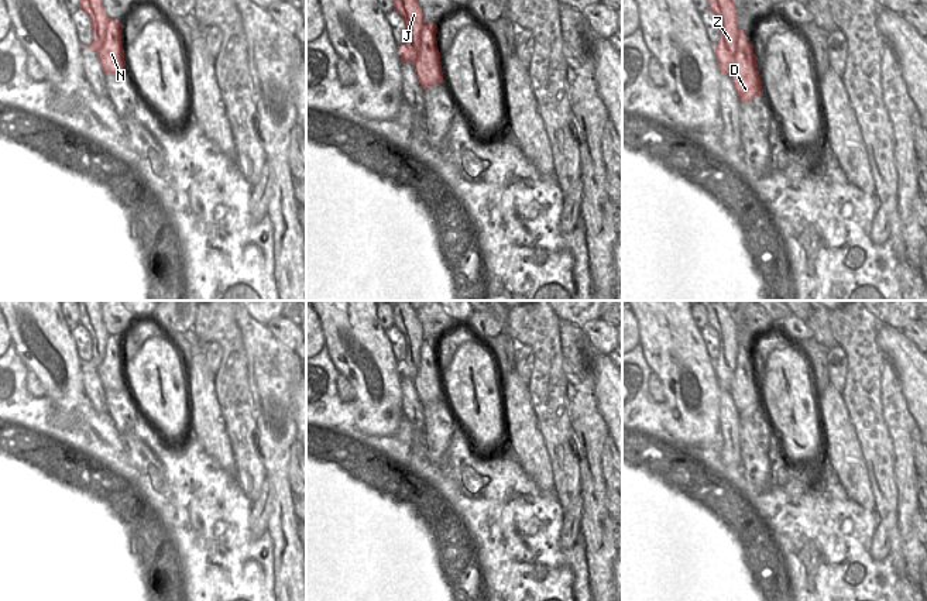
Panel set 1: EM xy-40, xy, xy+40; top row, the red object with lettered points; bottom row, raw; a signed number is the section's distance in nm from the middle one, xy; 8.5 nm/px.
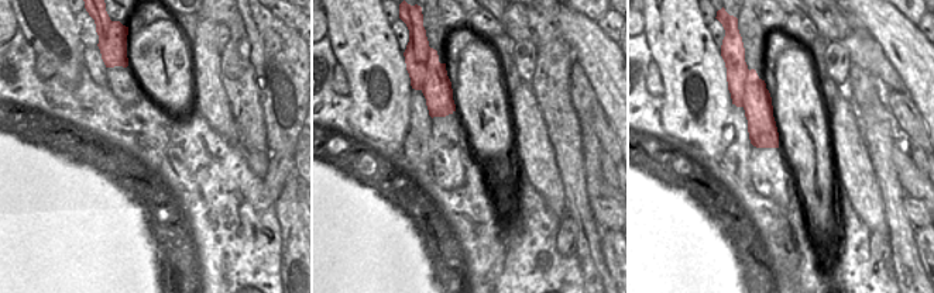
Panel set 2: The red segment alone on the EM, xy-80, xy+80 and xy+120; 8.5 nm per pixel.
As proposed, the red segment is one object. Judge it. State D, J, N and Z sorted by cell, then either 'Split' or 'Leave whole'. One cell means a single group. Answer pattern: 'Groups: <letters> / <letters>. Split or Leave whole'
Groups: D N / J Z. Split

